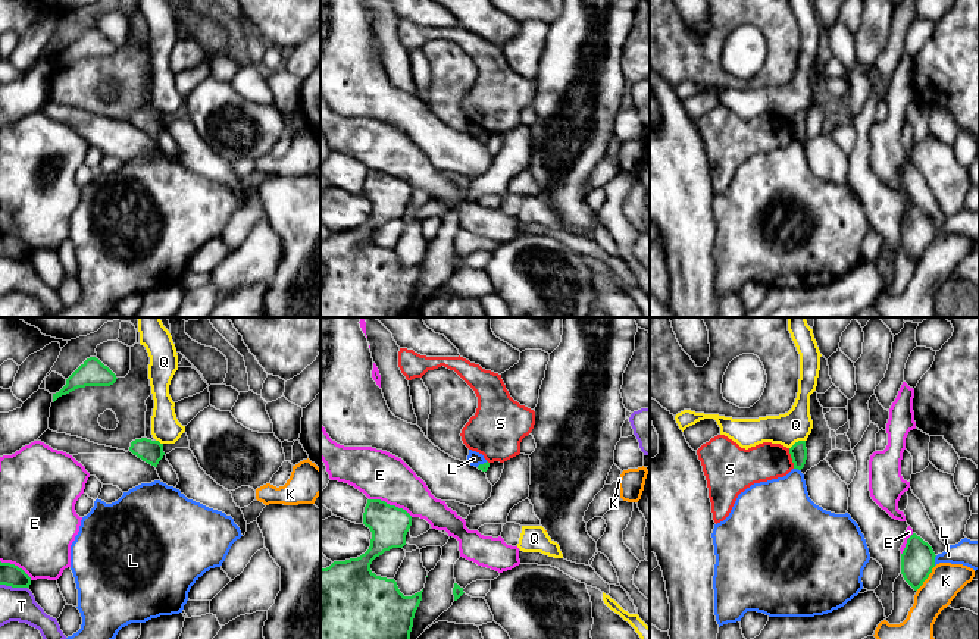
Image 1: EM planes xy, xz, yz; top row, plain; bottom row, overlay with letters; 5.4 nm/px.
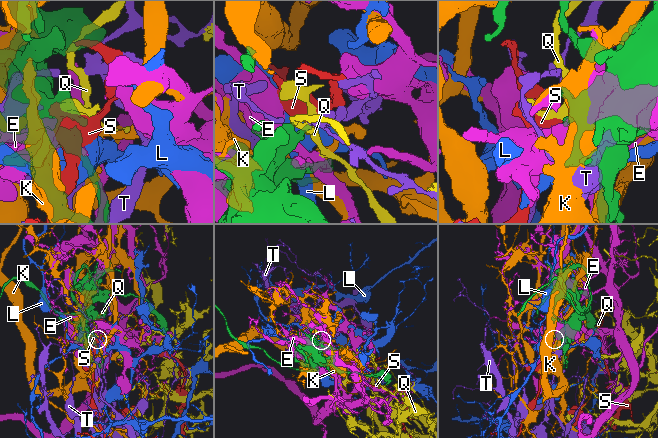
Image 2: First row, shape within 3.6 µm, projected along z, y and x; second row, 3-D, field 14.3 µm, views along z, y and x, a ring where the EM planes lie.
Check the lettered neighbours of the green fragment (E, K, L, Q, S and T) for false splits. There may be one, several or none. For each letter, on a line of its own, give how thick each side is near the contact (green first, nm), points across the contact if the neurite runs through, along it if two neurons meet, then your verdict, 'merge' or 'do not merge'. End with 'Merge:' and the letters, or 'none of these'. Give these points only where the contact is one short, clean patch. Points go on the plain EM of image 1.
E: 200 nm thick on the green side, 260 nm on the other; do not merge
K: 190 nm thick on the green side, 190 nm on the other; do not merge
L: 190 nm thick on the green side, 160 nm on the other; do not merge
Q: 100 nm thick on the green side, 170 nm on the other; border along yz (804, 110), (798, 110), (790, 119); do not merge
S: 100 nm thick on the green side, 200 nm on the other; border along yz (788, 119), (794, 138); do not merge
T: 120 nm thick on the green side, 190 nm on the other; do not merge
Merge: none of these

